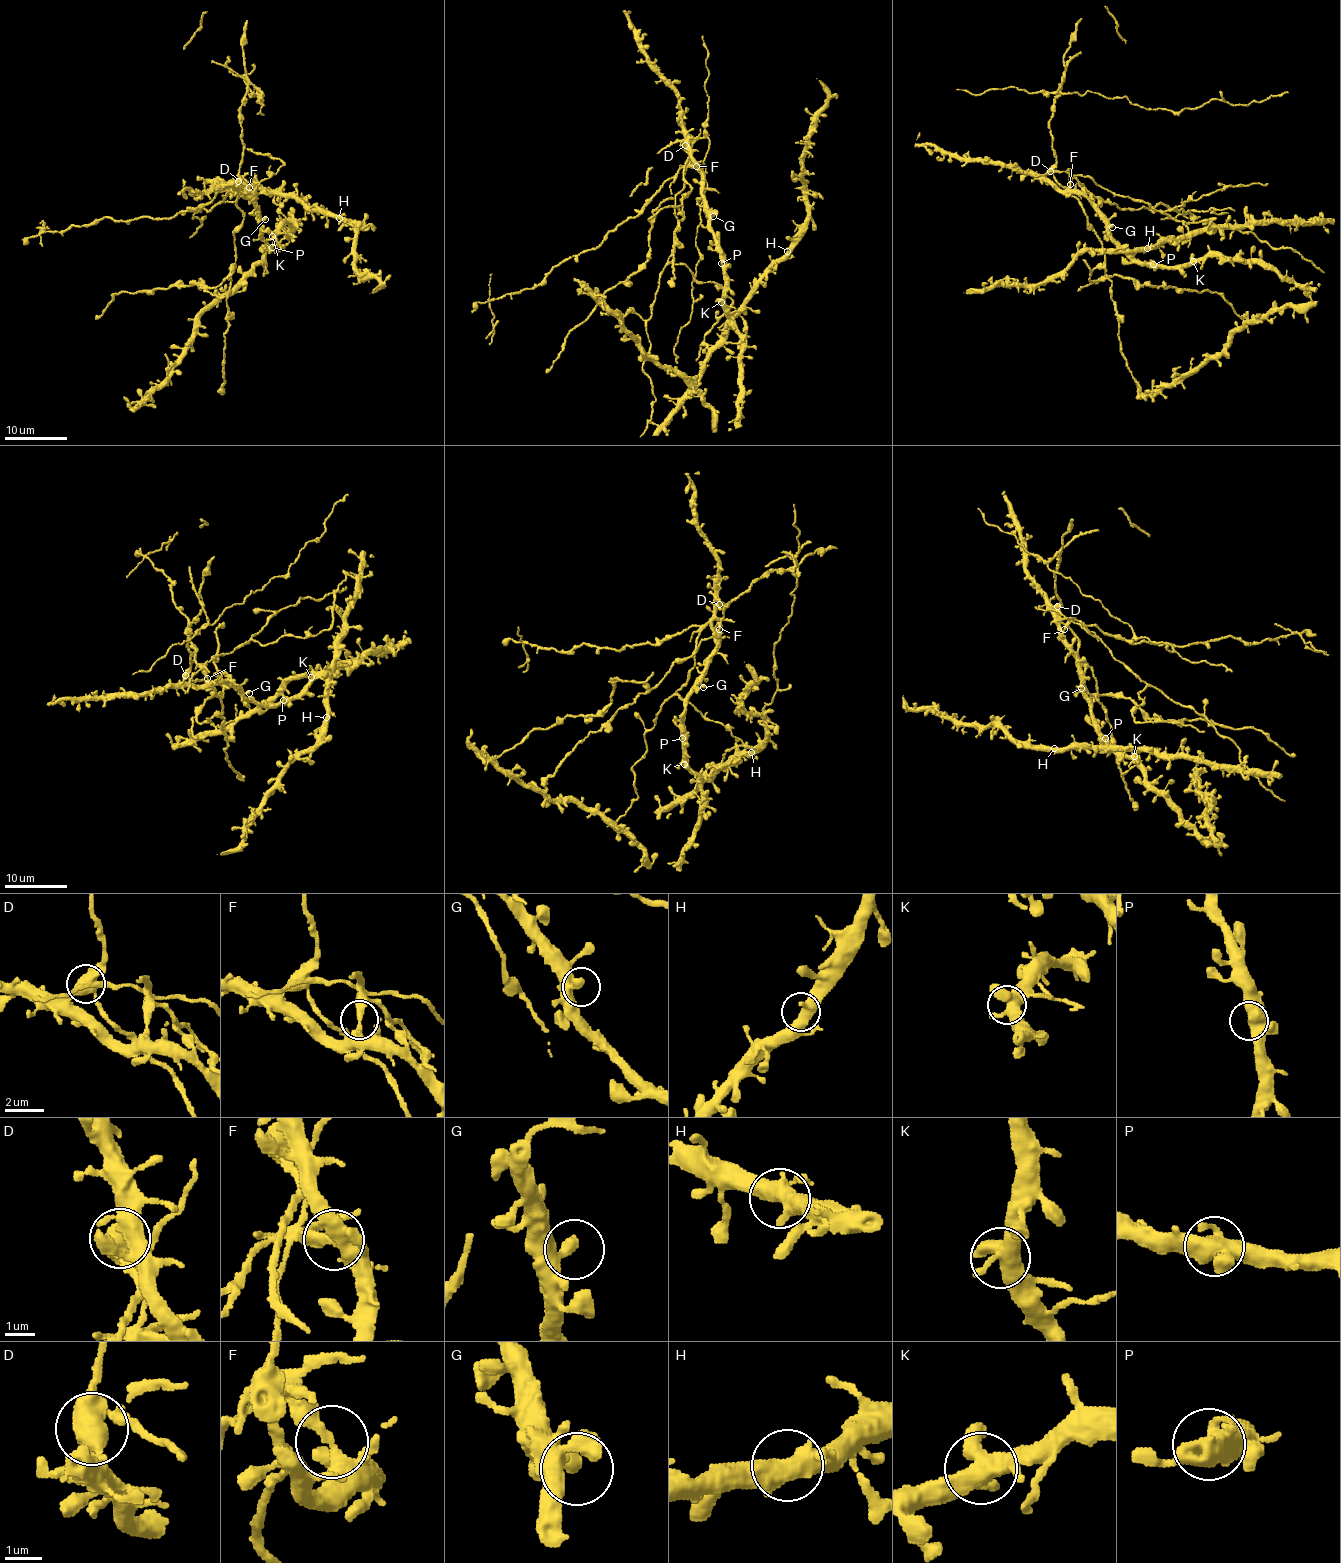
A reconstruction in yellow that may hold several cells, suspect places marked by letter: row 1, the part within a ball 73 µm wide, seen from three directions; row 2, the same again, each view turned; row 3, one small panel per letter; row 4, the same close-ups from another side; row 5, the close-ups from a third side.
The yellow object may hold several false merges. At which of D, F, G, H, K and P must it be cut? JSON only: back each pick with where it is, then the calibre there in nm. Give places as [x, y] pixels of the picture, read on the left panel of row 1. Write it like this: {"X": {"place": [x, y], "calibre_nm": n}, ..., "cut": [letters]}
{"D": {"place": [238, 181], "calibre_nm": 500}, "F": {"place": [249, 187], "calibre_nm": 360}, "cut": ["D", "F"]}

